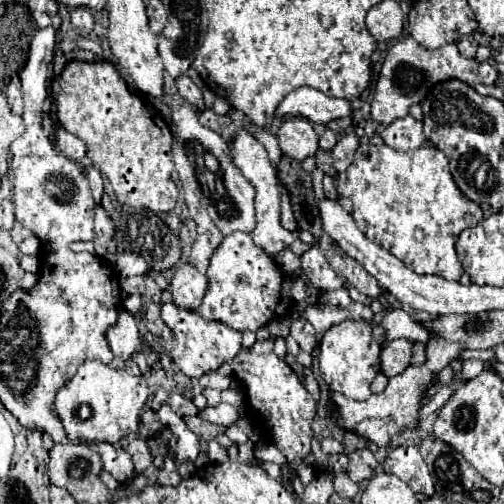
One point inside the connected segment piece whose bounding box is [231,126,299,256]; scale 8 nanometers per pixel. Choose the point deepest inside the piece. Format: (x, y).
(248, 155)

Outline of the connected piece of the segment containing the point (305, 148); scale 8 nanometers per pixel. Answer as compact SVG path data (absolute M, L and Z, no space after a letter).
M289 118L281 124L277 132L279 148L287 158L303 160L307 156L315 156L319 148L319 136L311 122L305 118Z

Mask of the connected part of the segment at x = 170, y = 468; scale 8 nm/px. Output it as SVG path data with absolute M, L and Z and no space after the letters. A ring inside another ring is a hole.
M165 456L165 466L159 470L157 484L163 484L163 486L167 486L167 484L173 484L173 486L175 486L177 482L181 482L181 476L179 476L177 464L175 464L175 460L173 460L173 458Z

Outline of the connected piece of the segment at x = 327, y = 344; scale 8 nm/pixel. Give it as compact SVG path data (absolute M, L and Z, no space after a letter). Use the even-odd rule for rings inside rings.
M343 320L323 334L319 346L319 368L333 392L341 392L343 396L353 400L365 400L371 394L371 380L379 372L379 352L381 346L373 340L369 322Z

